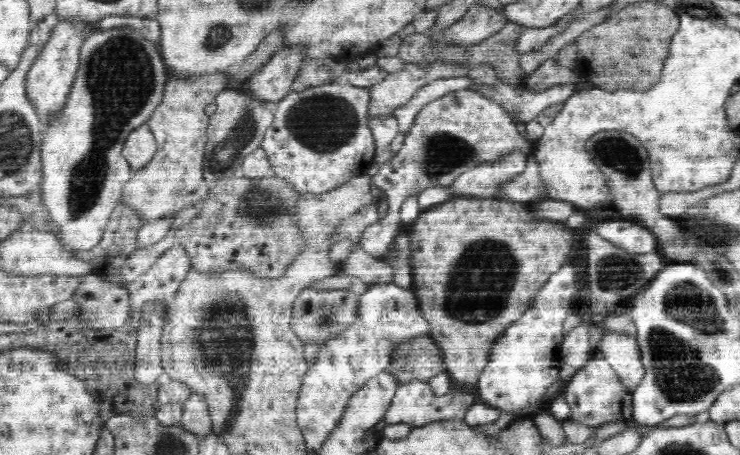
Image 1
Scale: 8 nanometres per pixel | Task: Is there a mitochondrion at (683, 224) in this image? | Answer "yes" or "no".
no

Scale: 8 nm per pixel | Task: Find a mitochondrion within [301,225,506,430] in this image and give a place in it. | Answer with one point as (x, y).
(323, 317)

